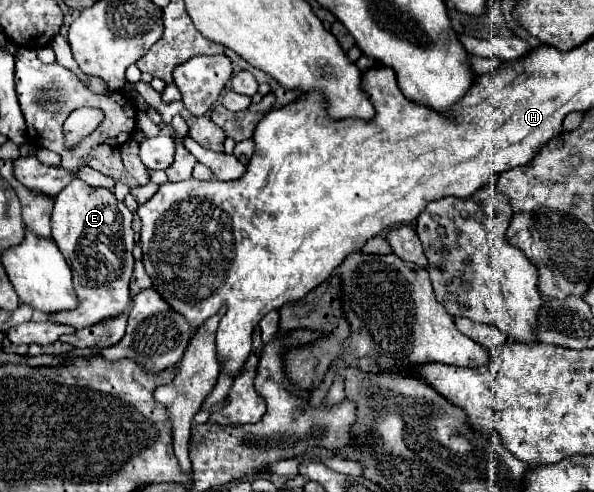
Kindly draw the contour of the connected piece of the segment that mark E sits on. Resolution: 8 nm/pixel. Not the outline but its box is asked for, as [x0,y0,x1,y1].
[49,178,133,330]

